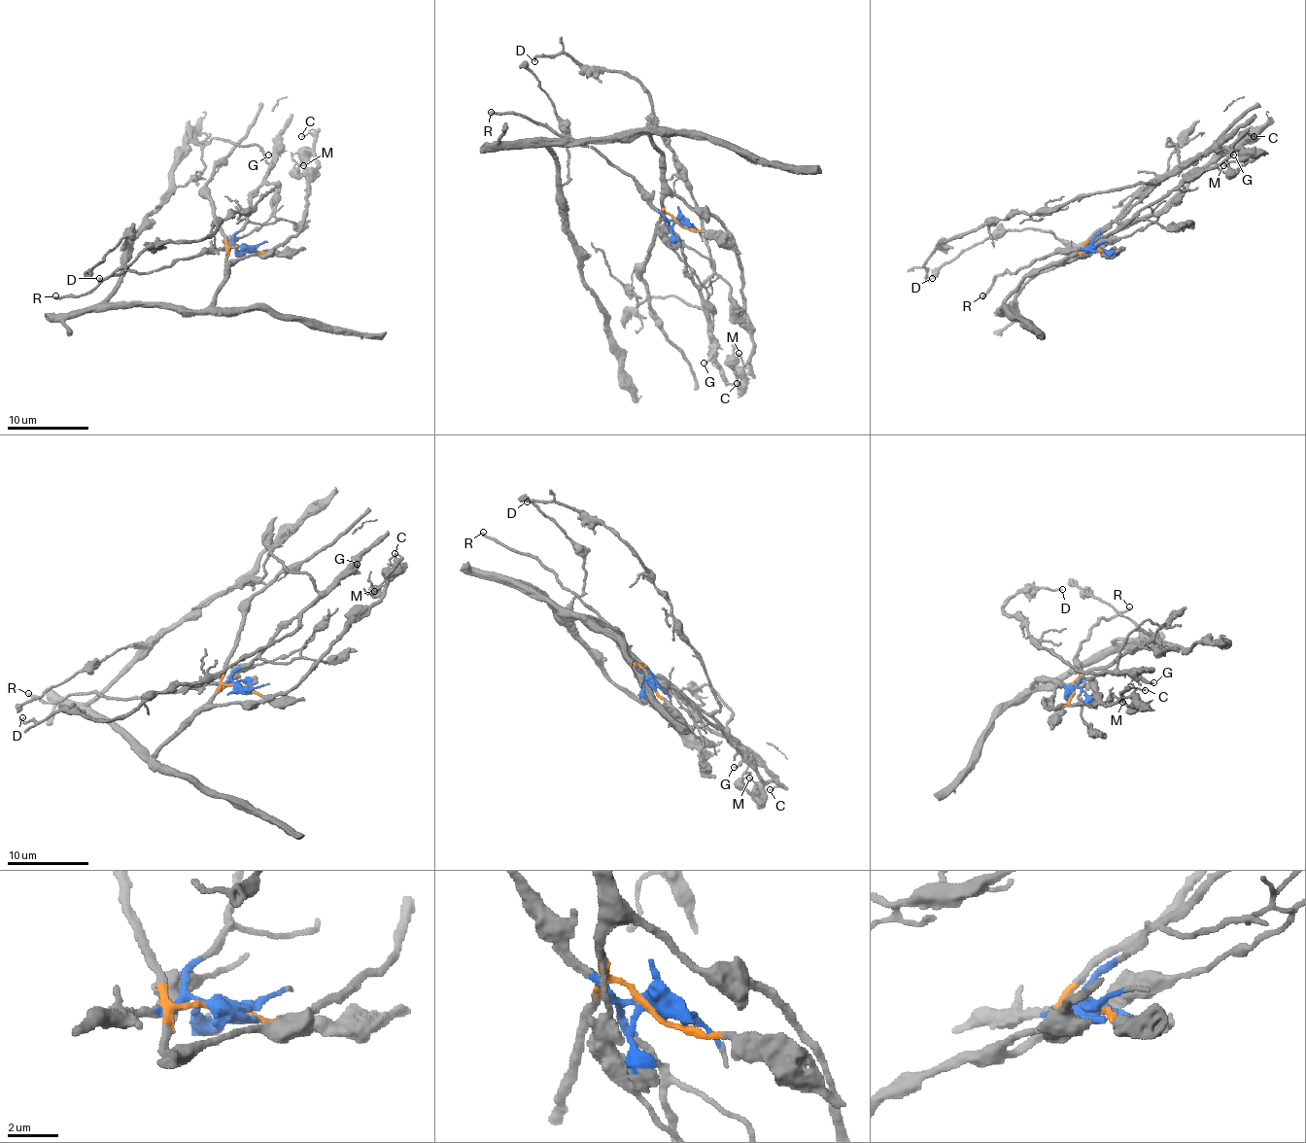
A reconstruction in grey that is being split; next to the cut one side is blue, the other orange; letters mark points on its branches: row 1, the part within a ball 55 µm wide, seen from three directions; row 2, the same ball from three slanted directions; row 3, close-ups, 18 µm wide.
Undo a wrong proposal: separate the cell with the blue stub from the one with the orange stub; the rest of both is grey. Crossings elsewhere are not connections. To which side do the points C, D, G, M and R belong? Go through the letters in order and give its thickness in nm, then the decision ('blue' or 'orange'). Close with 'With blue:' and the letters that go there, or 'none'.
C: calibre 140 nm; orange
D: calibre 240 nm; blue
G: calibre 180 nm; blue
M: calibre 160 nm; orange
R: calibre 240 nm; blue
With blue: D, G, R

